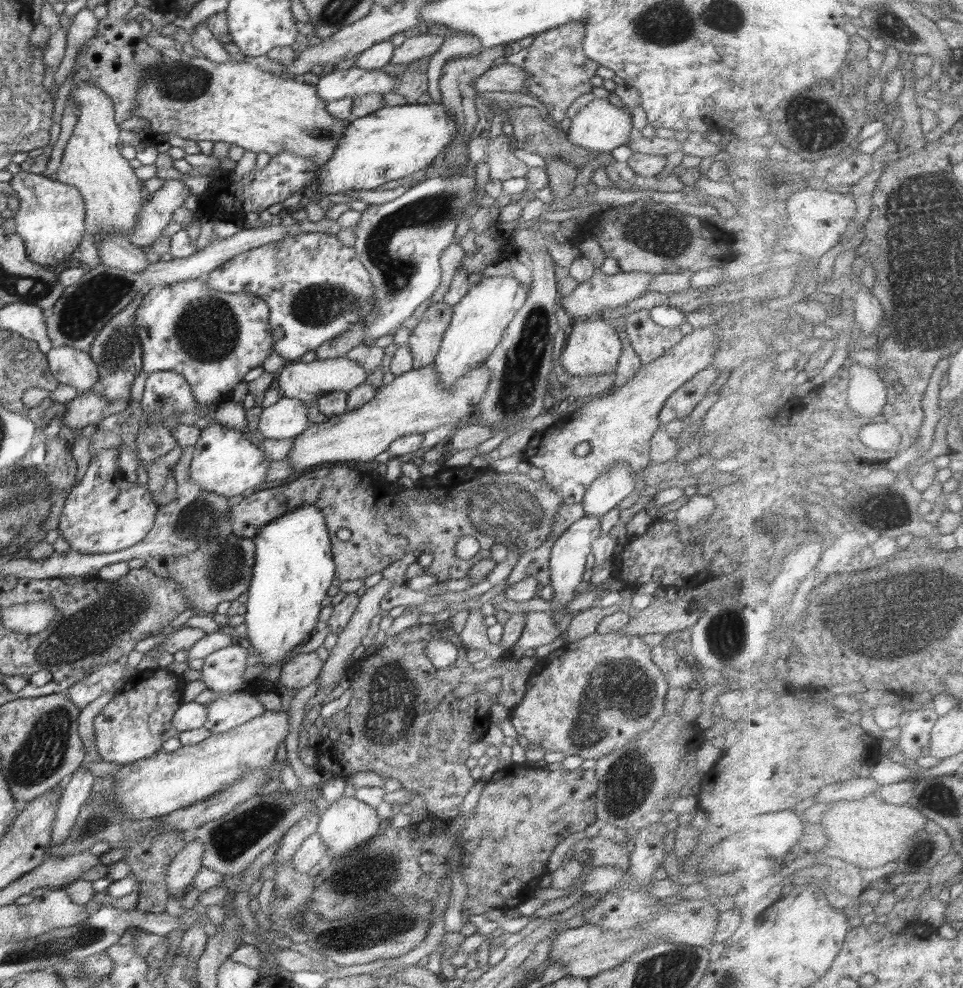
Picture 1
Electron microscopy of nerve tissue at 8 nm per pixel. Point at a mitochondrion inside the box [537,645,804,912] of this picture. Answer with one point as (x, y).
(628, 783)

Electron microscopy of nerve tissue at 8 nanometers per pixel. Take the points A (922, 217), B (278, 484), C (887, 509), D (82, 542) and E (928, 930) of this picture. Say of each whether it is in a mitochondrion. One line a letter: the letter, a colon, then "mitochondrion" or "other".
A: mitochondrion
B: other
C: mitochondrion
D: other
E: other

